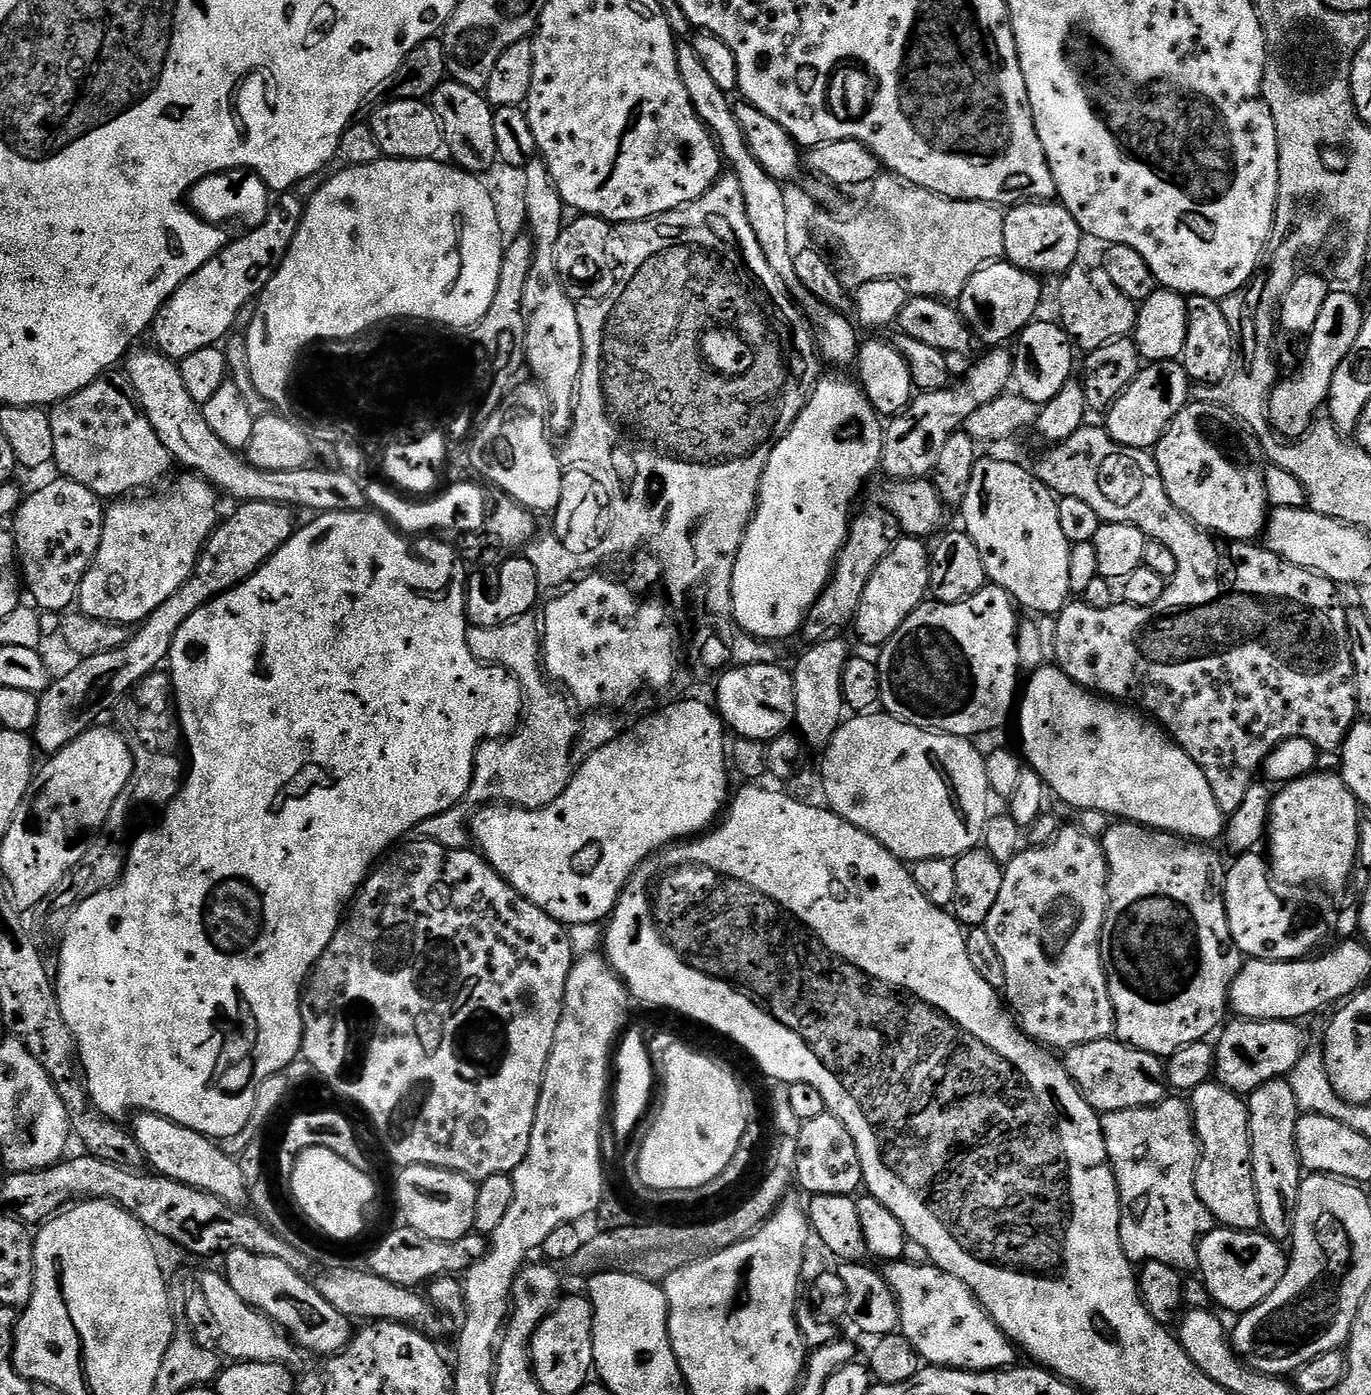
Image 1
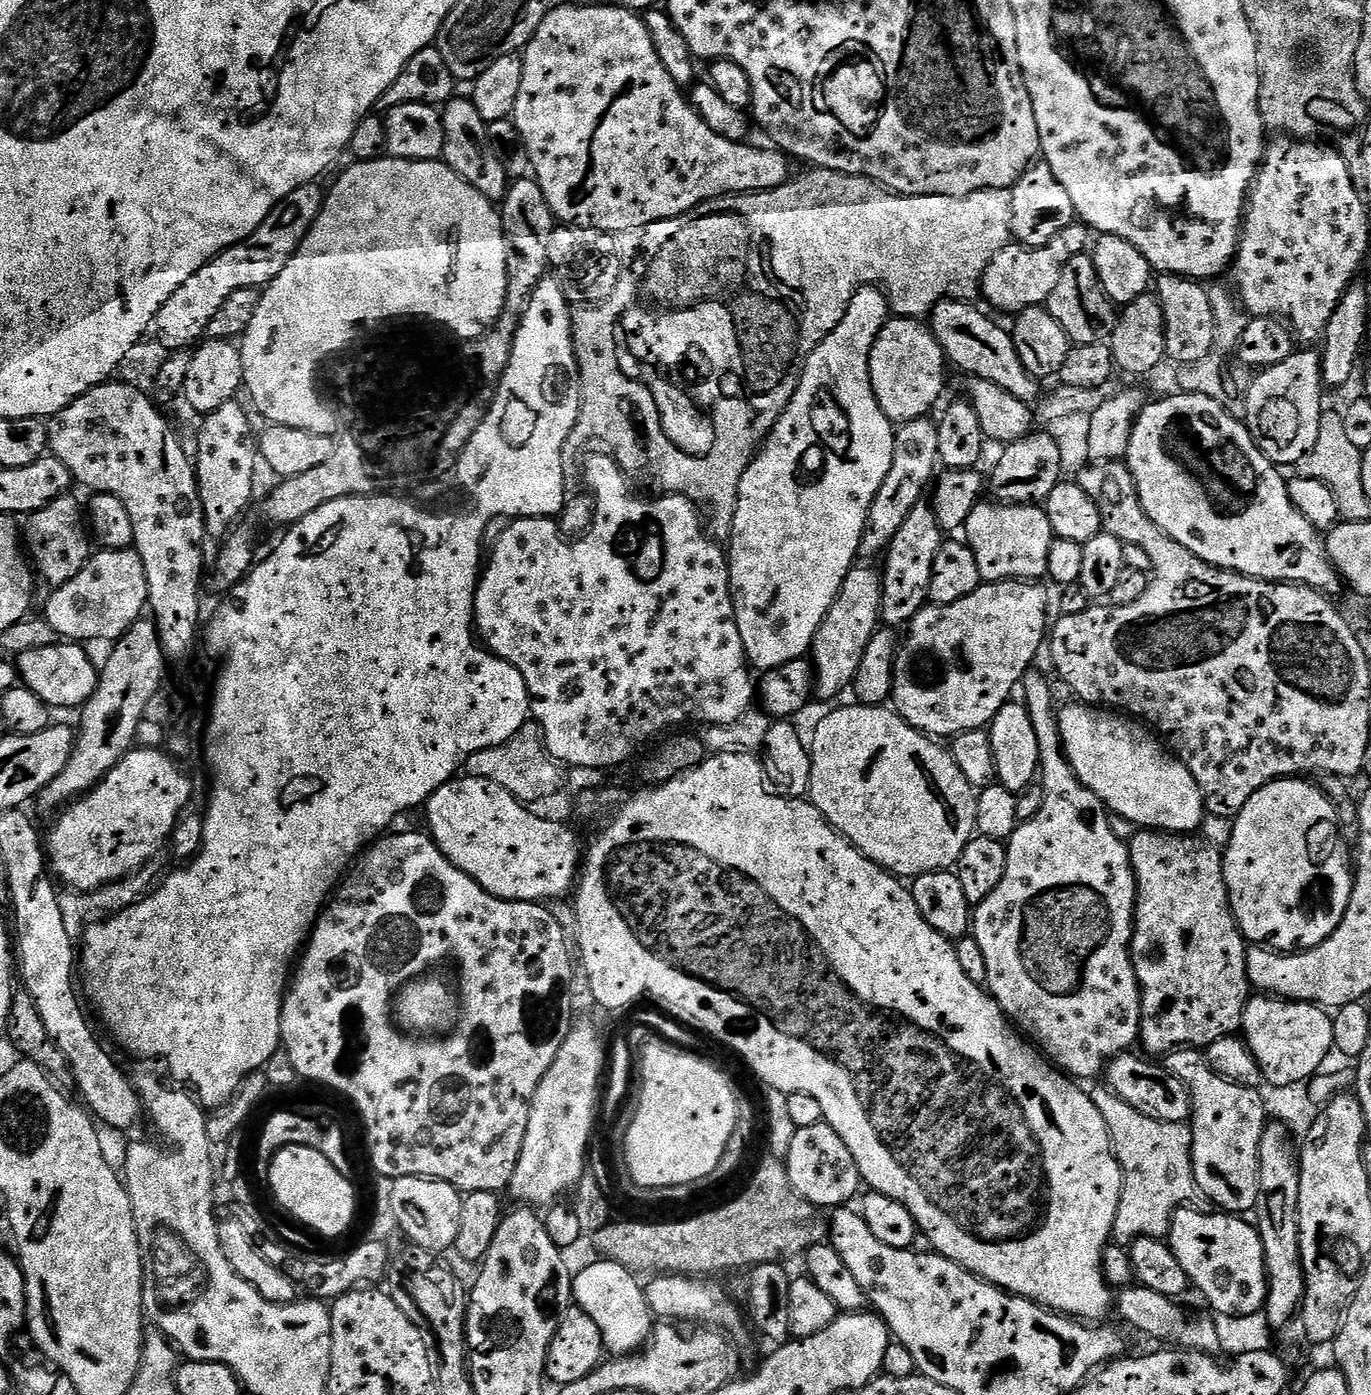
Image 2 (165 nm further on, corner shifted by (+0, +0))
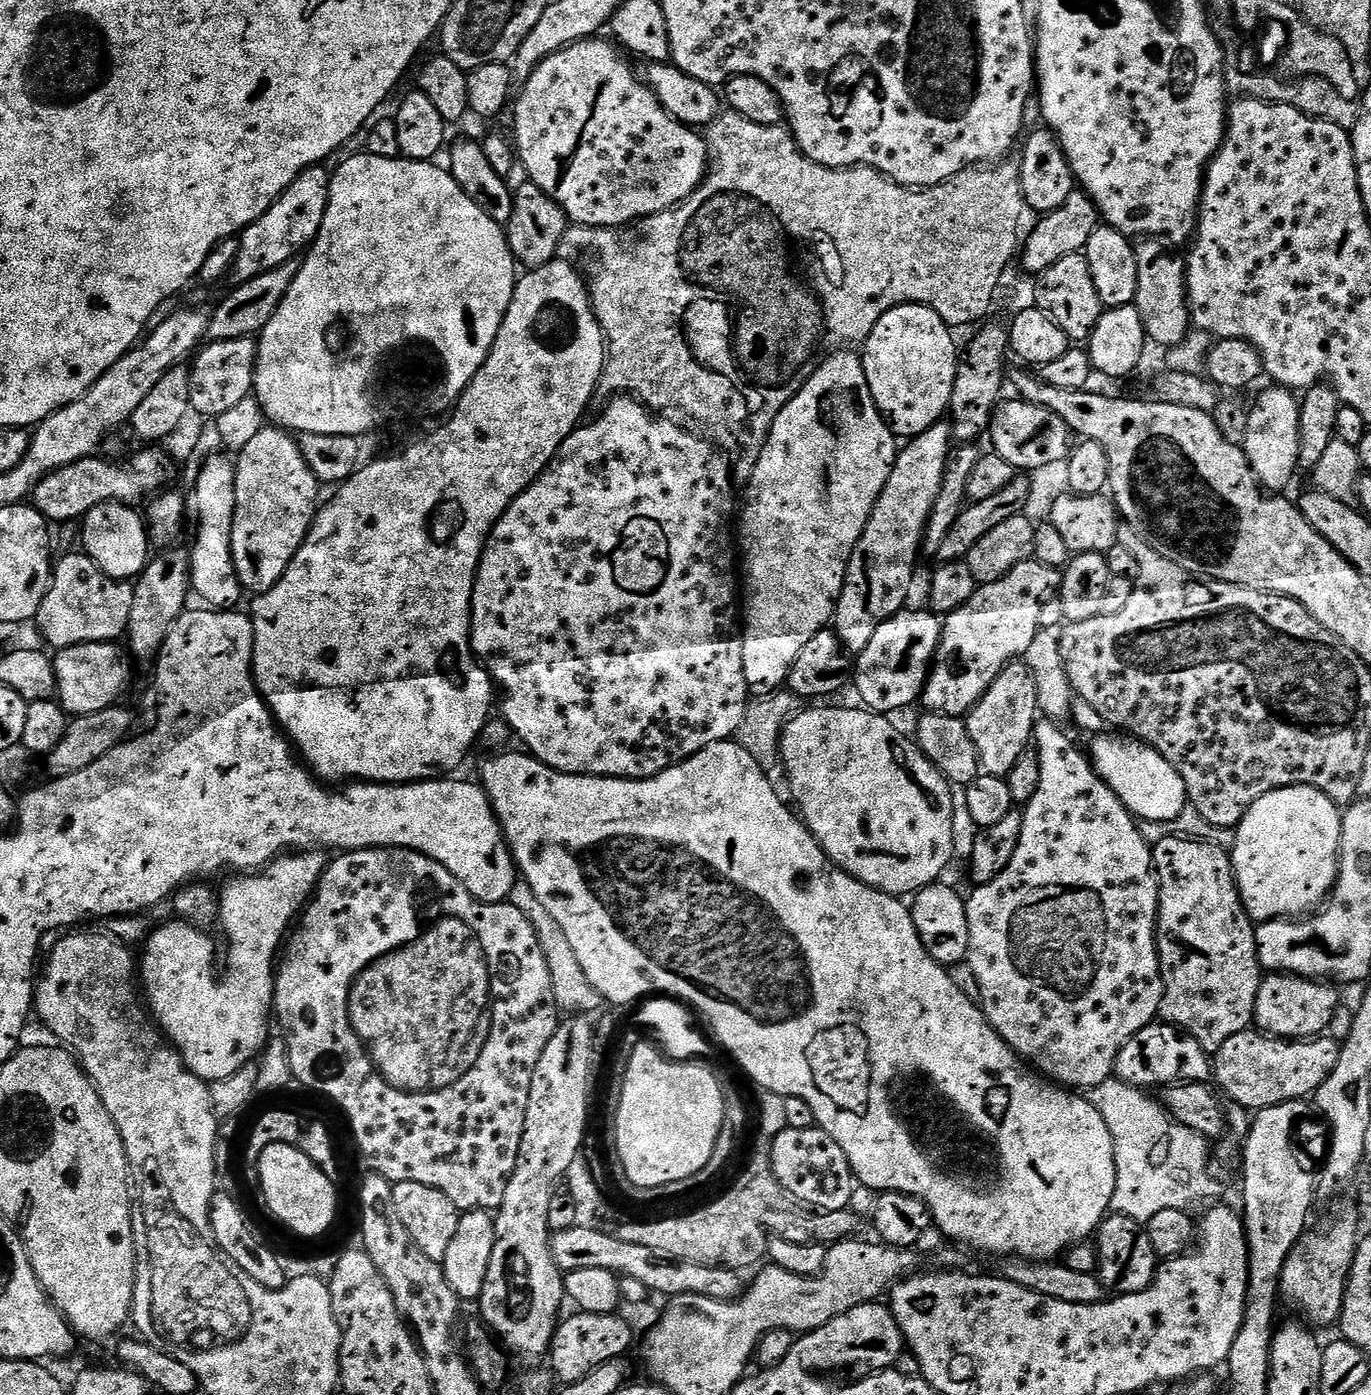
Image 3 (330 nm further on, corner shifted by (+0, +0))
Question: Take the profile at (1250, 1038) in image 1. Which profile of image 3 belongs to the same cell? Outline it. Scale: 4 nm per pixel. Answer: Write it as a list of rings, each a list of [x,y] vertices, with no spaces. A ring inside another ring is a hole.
[[[1268,974],[1261,979],[1254,1024],[1259,1031],[1285,1040],[1302,1040],[1327,1033],[1334,1010],[1342,1000],[1328,982],[1291,974]]]

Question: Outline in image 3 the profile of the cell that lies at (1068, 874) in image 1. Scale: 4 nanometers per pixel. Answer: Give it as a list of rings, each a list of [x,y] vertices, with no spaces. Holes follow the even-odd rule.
[[[1040,718],[1036,721],[1034,747],[1042,766],[1042,779],[1038,782],[1038,790],[1034,790],[1034,798],[1023,805],[1022,834],[1018,838],[1018,847],[1014,849],[1014,858],[1010,858],[1010,866],[1006,866],[994,882],[973,887],[972,897],[967,897],[966,922],[970,926],[967,962],[978,980],[981,990],[978,1003],[988,1025],[996,1029],[996,1033],[1016,1051],[1016,1055],[1027,1061],[1037,1073],[1069,1090],[1087,1090],[1113,1079],[1122,1046],[1126,1046],[1138,1030],[1153,1023],[1160,1015],[1160,1003],[1164,997],[1164,976],[1160,973],[1160,955],[1156,949],[1160,882],[1152,862],[1152,848],[1142,838],[1139,823],[1114,794],[1114,790],[1106,786],[1092,767],[1091,759],[1085,753],[1083,756],[1079,746],[1060,728],[1063,727],[1054,720]]]

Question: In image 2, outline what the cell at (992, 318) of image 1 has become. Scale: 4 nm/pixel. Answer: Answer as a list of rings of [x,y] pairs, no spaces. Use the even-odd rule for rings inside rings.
[[[1073,222],[1066,226],[1066,230],[1062,230],[1062,234],[1041,248],[1025,248],[1023,244],[1009,242],[984,272],[983,299],[988,299],[998,311],[1011,314],[1047,305],[1050,294],[1054,294],[1054,285],[1058,283],[1058,278],[1062,278],[1062,270],[1066,270],[1066,262],[1081,255],[1089,247],[1088,236],[1088,225]]]

